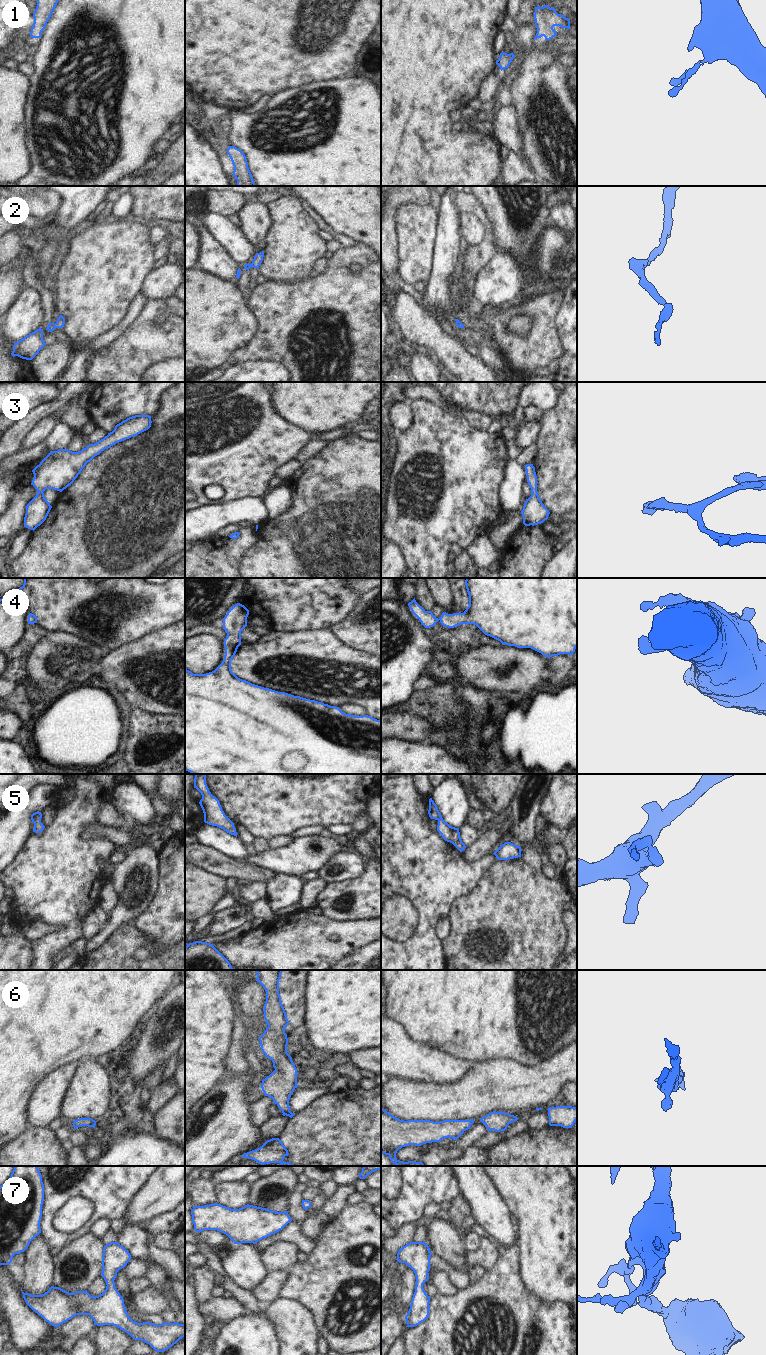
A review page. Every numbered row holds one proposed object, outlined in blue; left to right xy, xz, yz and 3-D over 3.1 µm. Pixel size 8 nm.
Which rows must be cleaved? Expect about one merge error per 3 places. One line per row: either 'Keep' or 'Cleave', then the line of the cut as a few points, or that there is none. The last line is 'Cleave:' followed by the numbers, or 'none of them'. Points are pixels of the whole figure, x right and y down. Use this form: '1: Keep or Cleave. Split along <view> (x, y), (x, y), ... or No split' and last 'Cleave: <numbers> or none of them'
1: Keep. No split
2: Keep. No split
3: Keep. No split
4: Keep. No split
5: Keep. No split
6: Keep. No split
7: Keep. No split
Cleave: none of them

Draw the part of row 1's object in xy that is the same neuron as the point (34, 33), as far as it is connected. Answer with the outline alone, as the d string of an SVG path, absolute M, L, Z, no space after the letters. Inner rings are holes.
M37 0L37 7L33 13L34 23L30 36L40 38L59 0Z

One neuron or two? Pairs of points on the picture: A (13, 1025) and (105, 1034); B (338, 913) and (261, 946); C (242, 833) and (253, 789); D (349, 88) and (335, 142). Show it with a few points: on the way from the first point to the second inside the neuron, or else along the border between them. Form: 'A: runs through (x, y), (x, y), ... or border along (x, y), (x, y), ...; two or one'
A: runs through (36, 1025), (83, 1025); one
B: border along (320, 915), (337, 921), (351, 920); two
C: border along (234, 822), (242, 825), (254, 837); two
D: runs through (349, 101), (349, 112), (343, 129); one

